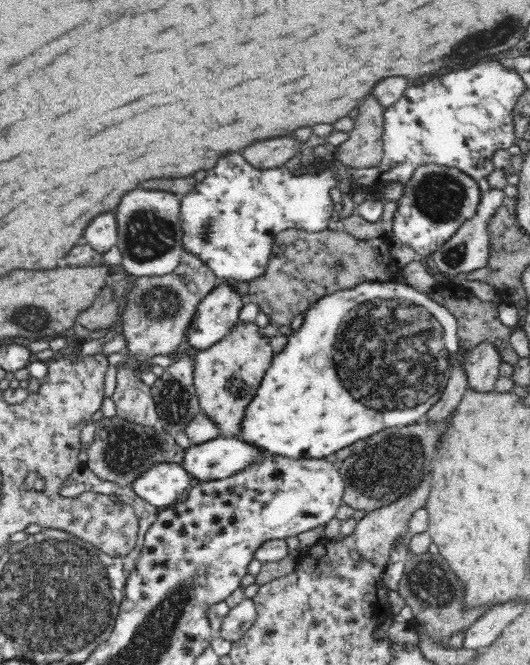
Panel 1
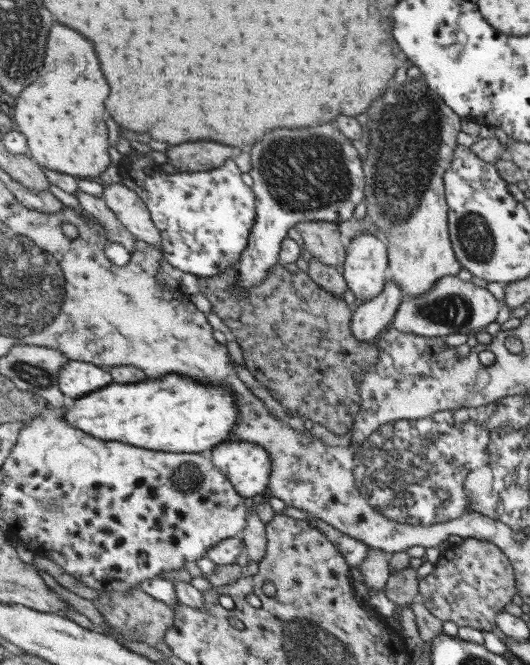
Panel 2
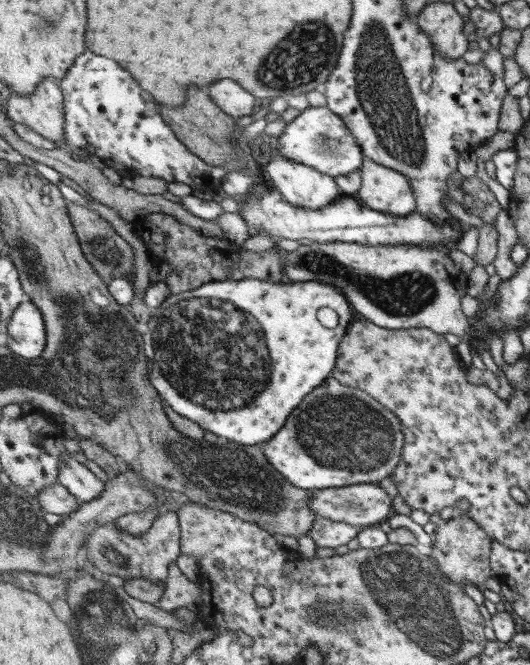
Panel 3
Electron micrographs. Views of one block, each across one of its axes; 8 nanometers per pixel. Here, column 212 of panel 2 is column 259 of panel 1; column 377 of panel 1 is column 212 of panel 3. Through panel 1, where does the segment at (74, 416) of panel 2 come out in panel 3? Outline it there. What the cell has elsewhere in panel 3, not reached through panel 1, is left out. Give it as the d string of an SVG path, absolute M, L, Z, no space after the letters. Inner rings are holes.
M251 278L211 282L193 292L169 296L147 324L147 358L151 358L157 368L165 368L161 374L153 374L151 380L165 404L185 418L199 422L211 434L225 436L243 446L261 446L261 442L271 440L283 426L287 426L287 420L307 396L331 378L331 372L339 362L339 346L355 318L349 298L327 284L273 284ZM325 306L339 314L337 328L327 328L319 322L317 312Z

